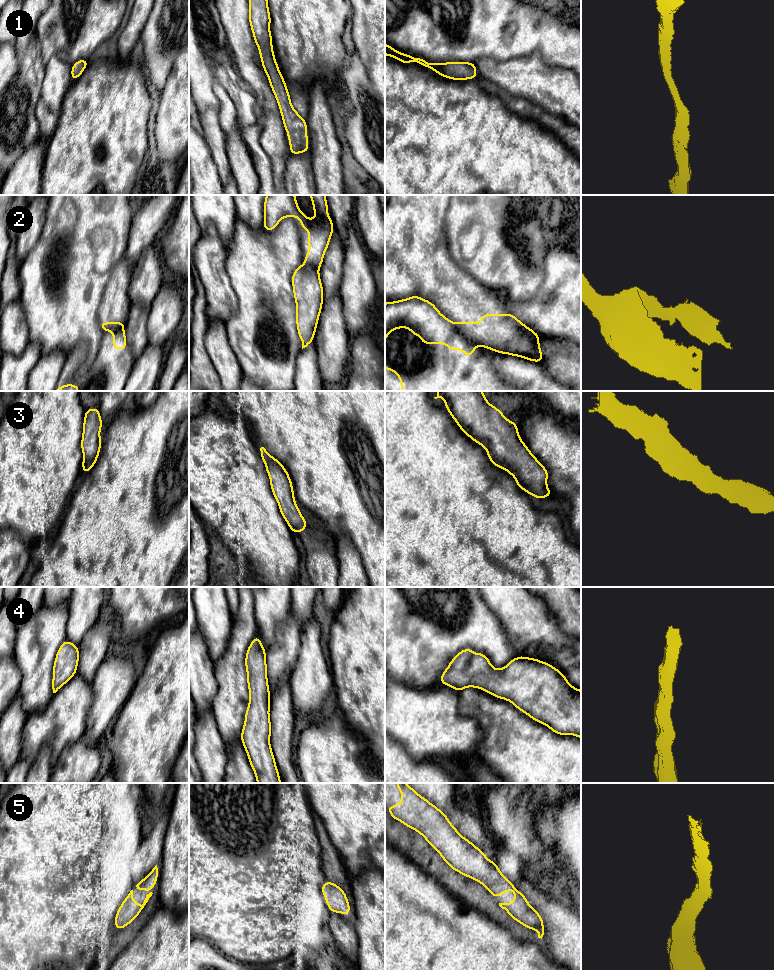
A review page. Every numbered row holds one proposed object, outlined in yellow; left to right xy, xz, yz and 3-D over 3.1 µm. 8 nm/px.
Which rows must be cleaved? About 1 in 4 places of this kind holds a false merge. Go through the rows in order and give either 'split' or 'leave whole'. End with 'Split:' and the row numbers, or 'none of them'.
1: leave whole
2: split
3: leave whole
4: leave whole
5: leave whole
Split: 2

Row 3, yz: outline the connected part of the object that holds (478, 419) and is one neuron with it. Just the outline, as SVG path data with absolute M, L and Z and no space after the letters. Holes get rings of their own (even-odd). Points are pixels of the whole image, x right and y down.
M436 391L436 393L437 396L434 398L442 398L445 400L444 405L446 409L462 432L475 443L482 445L486 449L490 462L512 475L516 480L516 485L521 490L526 491L538 499L552 496L550 489L547 487L548 470L538 461L522 441L516 422L508 420L497 407L491 405L482 391Z

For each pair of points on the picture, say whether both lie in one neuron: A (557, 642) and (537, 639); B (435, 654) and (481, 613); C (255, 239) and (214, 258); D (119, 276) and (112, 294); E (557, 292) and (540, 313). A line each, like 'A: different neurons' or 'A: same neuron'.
A: same neuron
B: same neuron
C: different neurons
D: same neuron
E: same neuron

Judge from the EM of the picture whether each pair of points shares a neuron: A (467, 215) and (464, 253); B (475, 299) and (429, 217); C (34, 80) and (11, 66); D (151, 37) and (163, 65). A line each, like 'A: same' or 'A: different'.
A: same
B: same
C: same
D: same

